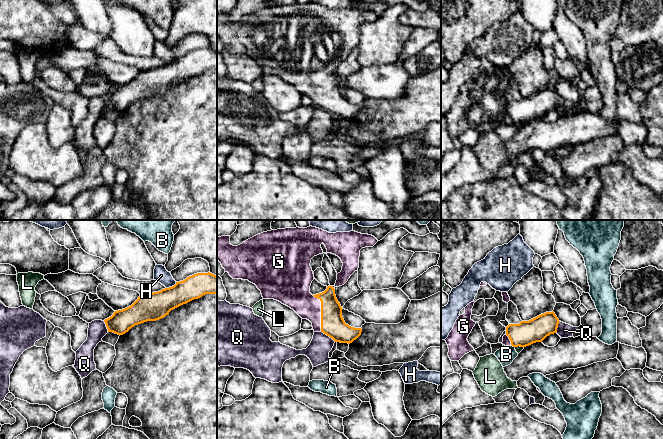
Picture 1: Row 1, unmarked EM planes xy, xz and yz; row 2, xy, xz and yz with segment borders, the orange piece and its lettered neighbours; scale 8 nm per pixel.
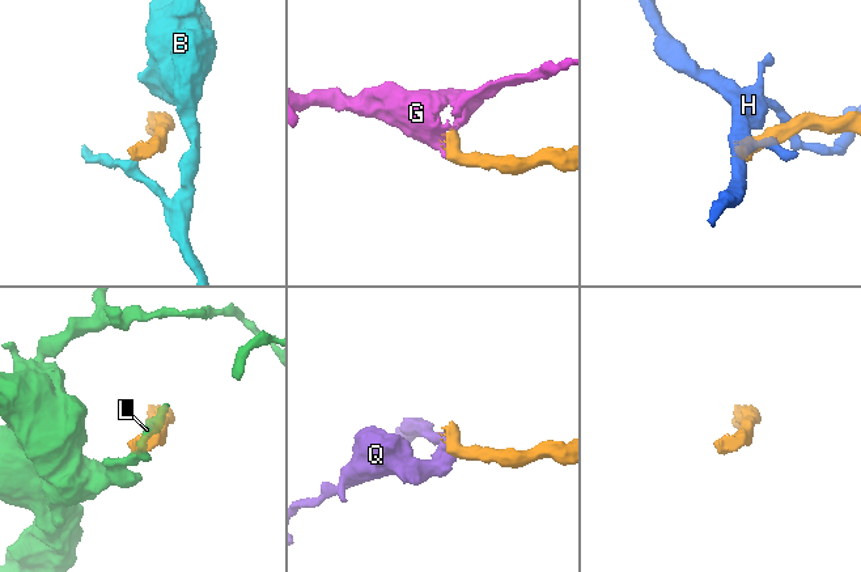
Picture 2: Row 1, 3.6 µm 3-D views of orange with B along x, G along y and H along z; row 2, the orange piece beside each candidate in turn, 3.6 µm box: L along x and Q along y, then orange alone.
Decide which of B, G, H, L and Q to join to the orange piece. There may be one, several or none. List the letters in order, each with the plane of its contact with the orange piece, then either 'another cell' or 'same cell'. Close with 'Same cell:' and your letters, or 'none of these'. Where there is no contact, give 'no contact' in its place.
B: contact in yz; another cell
G: contact in xz; same cell
H: contact in xy; another cell
L: contact in yz; another cell
Q: contact in xz; another cell
Same cell: G

